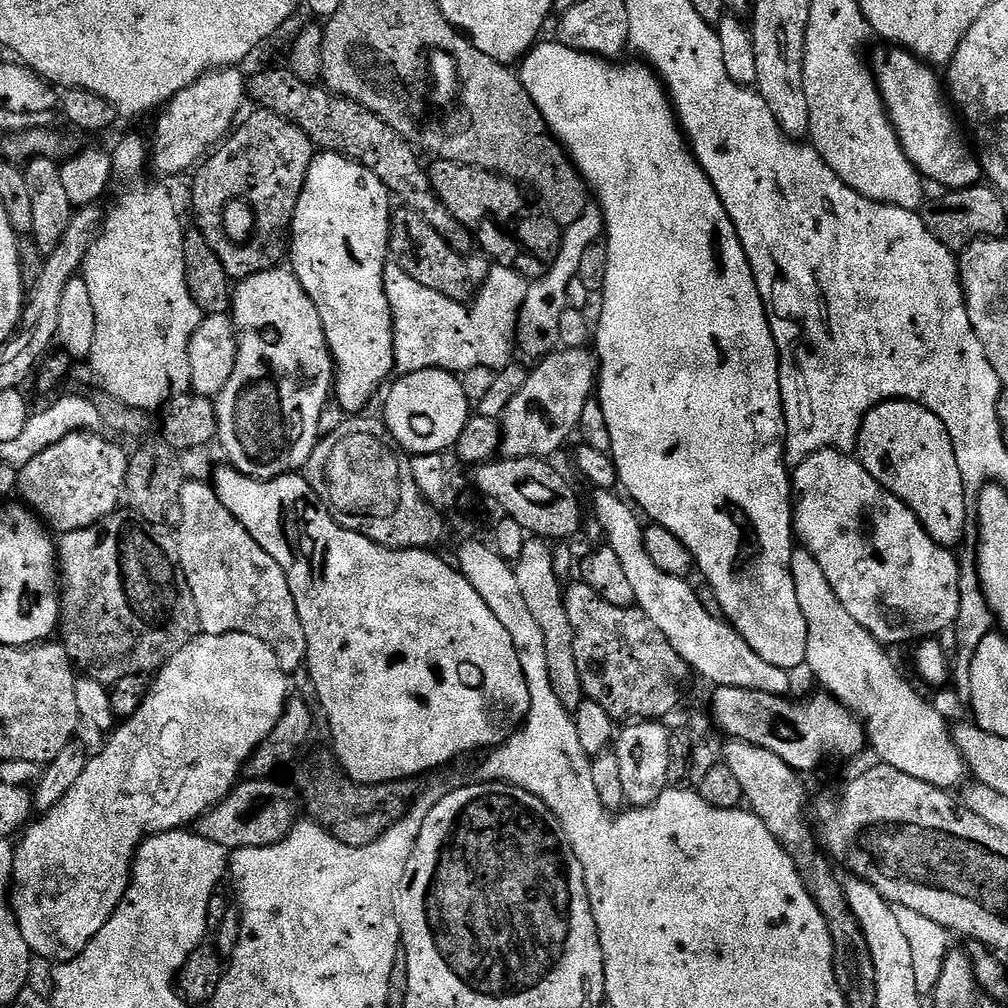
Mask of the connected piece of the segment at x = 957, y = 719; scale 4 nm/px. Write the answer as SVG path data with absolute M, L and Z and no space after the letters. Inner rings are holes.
M968 548L962 552L959 557L960 576L959 576L959 610L958 618L952 627L952 635L956 642L955 652L952 658L952 667L950 676L952 683L954 682L954 690L939 689L936 696L931 699L932 705L938 714L949 724L963 723L968 716L968 707L973 702L973 691L971 689L970 669L974 662L974 654L977 653L978 645L982 640L991 635L994 628L994 617L992 611L989 610L989 604L984 598L984 592L980 586L980 576L977 574L976 568L976 552L975 549Z

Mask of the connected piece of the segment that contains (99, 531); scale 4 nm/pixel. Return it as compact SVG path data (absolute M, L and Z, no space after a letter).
M123 510L111 512L88 528L63 533L58 540L58 636L73 665L105 686L116 684L126 674L159 672L178 650L202 632L198 602L194 602L190 582L180 565L176 536L131 514Z

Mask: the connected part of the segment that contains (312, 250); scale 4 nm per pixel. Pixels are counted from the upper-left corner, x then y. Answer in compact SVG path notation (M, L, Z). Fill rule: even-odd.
M321 151L312 157L292 219L290 268L296 273L302 290L310 294L310 302L314 302L318 318L322 318L322 330L334 361L334 400L348 414L363 413L372 395L389 383L388 375L396 368L392 307L384 289L384 265L390 256L388 199L388 189L370 169L336 153Z

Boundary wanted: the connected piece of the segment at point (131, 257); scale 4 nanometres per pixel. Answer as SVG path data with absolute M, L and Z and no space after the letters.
M140 180L117 198L112 209L107 209L100 235L84 259L82 278L90 289L96 319L94 346L87 363L92 364L93 374L100 379L99 387L127 406L160 410L172 397L185 395L192 387L190 338L198 330L202 313L187 290L183 260L185 233L171 194L160 184Z

